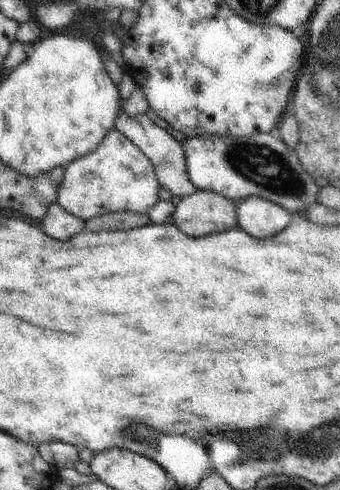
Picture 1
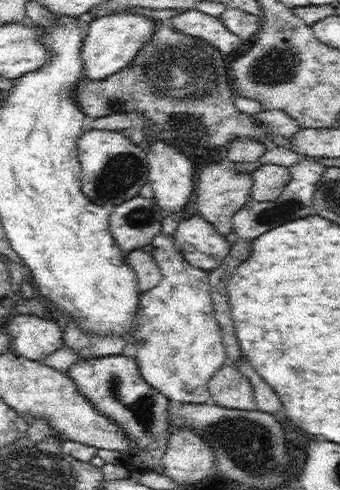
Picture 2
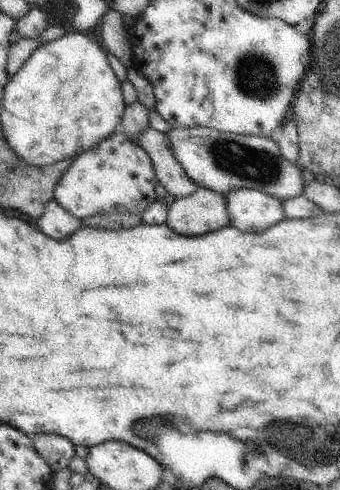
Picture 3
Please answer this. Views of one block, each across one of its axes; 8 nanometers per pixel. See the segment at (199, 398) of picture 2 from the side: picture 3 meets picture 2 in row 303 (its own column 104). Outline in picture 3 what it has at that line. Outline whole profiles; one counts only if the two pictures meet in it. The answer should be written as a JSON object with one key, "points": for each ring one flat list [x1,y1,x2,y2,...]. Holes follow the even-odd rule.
{"points":[[113,132,99,146,83,152,59,178,53,200,79,220,95,214,139,214,157,198,153,186,157,184,155,168,143,148,127,140,121,132]]}

